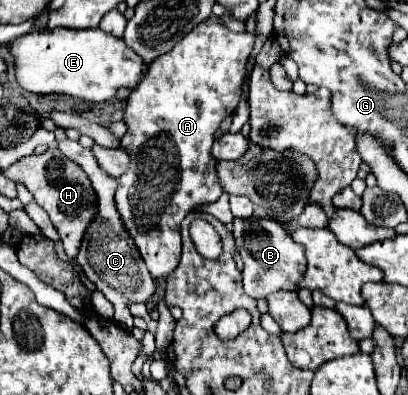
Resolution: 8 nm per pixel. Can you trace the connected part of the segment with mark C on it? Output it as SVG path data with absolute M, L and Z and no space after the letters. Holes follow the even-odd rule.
M62 140L58 142L62 154L66 158L70 158L72 162L76 162L78 166L82 166L82 170L88 174L92 188L96 192L96 216L92 218L90 226L86 228L86 234L82 238L82 246L80 252L76 256L82 272L108 296L112 298L112 304L132 304L132 302L142 302L146 304L154 292L156 292L156 282L154 278L148 274L148 268L140 256L140 252L136 250L134 240L130 238L130 234L124 228L124 222L116 210L116 202L114 202L114 192L118 188L118 180L104 174L104 170L100 170L94 154L88 148L82 148L80 142L74 140ZM106 284L106 286L104 286Z

